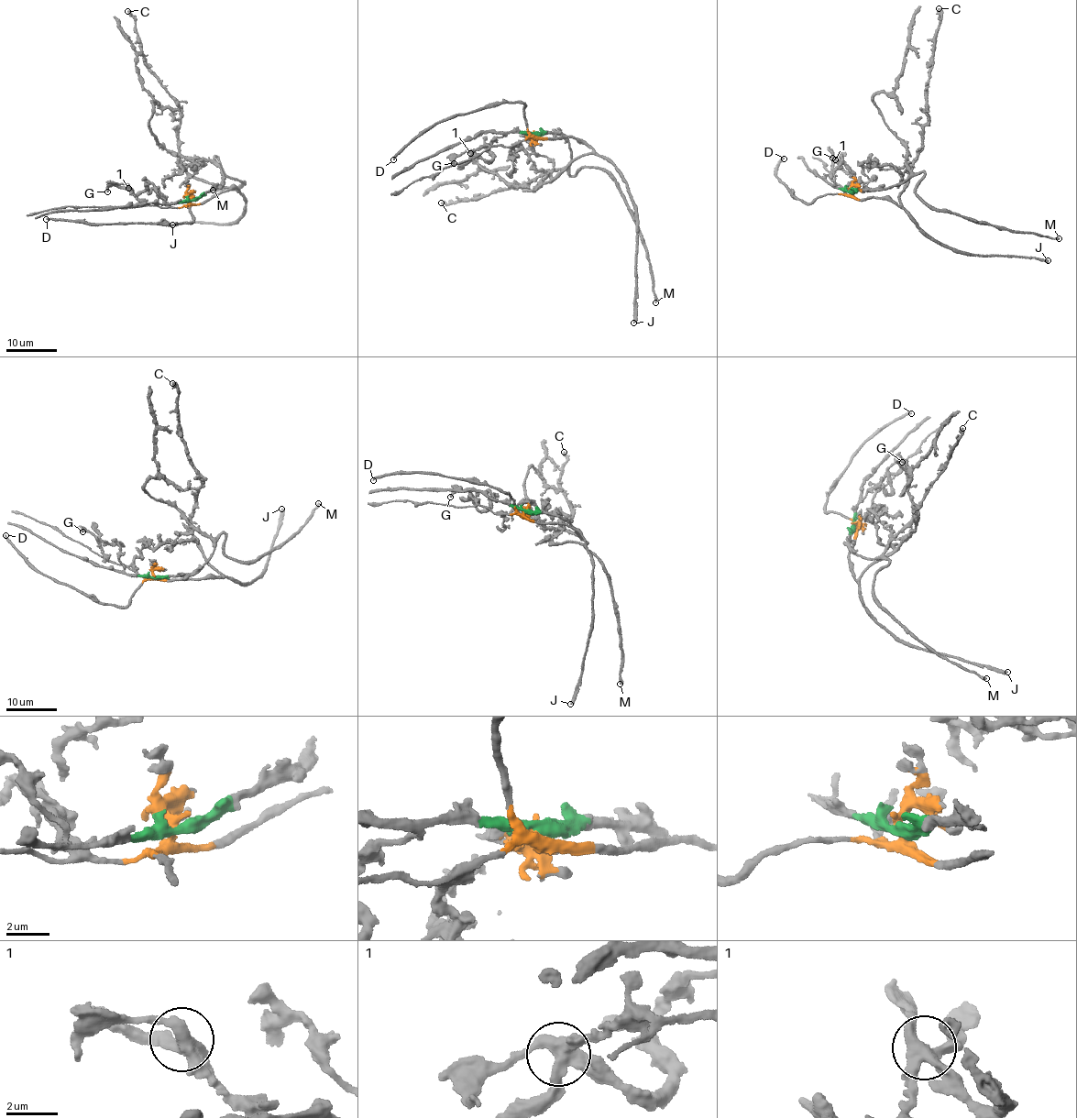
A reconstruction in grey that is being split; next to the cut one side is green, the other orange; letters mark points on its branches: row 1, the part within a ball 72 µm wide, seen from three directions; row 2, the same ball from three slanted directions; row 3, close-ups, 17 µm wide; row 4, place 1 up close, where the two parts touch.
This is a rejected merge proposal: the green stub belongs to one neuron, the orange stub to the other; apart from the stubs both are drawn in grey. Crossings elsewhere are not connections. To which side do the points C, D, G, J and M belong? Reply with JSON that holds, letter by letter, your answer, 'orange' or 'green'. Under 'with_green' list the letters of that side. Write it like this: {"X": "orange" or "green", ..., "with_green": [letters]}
{"C": "orange", "D": "orange", "G": "green", "J": "orange", "M": "green", "with_green": ["G", "M"]}

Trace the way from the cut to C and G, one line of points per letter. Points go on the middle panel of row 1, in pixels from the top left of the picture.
C: (533, 134), (543, 139), (574, 136), (593, 149), (533, 191), (504, 188), (477, 200), (441, 203)
G: (533, 134), (510, 132), (495, 138), (489, 147), (492, 156), (488, 161), (465, 152), (455, 157), (454, 163)

